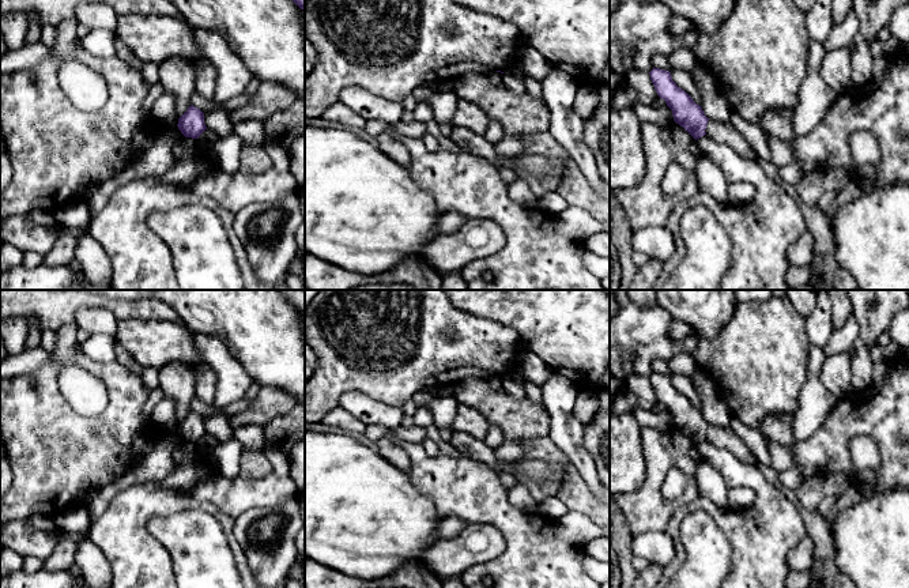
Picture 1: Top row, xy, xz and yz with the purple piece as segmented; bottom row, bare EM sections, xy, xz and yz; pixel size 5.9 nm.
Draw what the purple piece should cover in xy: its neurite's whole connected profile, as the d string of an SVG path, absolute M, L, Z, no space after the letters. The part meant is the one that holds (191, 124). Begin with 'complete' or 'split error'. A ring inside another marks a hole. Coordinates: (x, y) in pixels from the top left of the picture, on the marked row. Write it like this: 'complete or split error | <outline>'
complete | M191 105L178 118L177 127L185 137L199 139L199 136L207 129L204 124L204 113Z

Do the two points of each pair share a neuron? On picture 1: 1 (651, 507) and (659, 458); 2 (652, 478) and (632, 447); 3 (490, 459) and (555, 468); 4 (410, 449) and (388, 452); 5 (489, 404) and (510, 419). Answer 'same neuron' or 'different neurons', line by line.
1: same neuron
2: different neurons
3: same neuron
4: different neurons
5: same neuron

